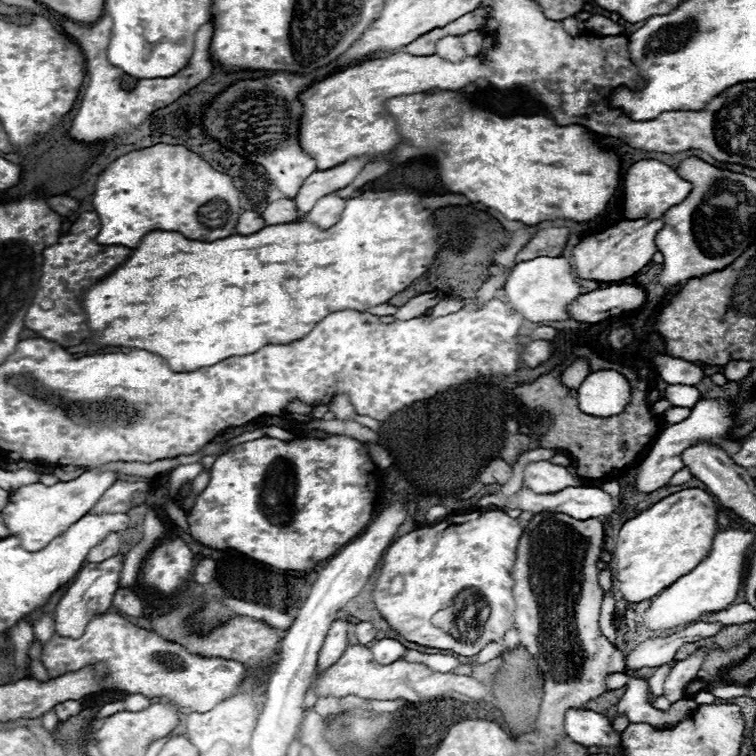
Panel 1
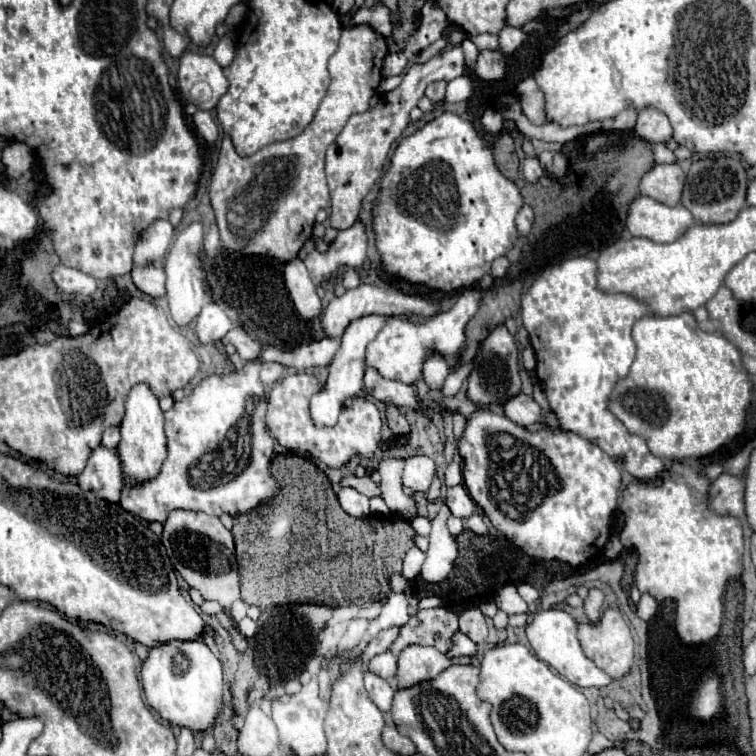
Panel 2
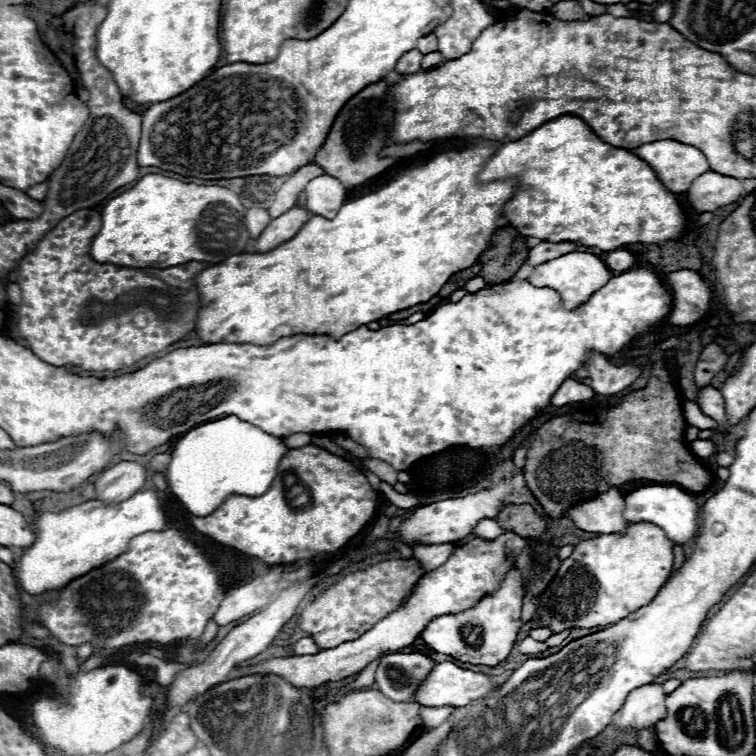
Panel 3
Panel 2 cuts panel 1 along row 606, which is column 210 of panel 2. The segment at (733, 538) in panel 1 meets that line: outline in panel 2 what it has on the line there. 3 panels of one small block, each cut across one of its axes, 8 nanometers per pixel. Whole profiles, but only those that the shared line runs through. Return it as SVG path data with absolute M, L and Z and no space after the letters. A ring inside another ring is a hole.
M172 640L170 644L156 644L150 648L148 658L142 662L142 688L148 704L158 710L164 720L178 726L188 726L194 732L212 728L222 712L222 666L204 640Z

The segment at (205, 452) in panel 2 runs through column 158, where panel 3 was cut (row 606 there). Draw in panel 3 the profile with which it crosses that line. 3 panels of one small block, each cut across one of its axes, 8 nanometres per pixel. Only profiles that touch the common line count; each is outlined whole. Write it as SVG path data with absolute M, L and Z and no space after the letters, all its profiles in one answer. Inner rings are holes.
M510 570L506 576L506 582L500 584L496 592L484 596L474 608L468 608L460 614L442 614L434 618L420 638L440 654L448 654L460 662L468 664L484 664L484 666L496 666L502 662L518 636L520 630L520 610L522 610L522 582L516 574L516 570Z

